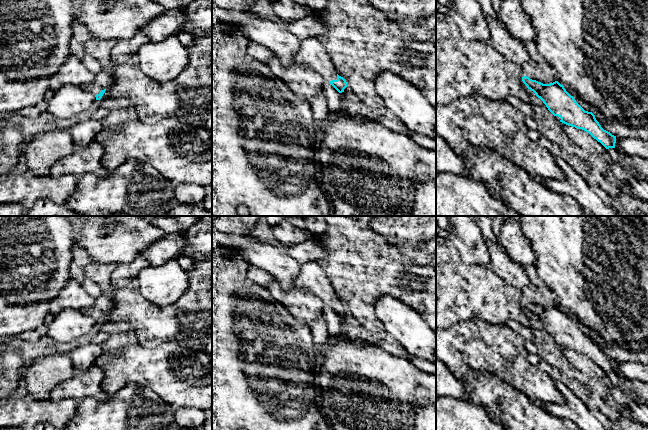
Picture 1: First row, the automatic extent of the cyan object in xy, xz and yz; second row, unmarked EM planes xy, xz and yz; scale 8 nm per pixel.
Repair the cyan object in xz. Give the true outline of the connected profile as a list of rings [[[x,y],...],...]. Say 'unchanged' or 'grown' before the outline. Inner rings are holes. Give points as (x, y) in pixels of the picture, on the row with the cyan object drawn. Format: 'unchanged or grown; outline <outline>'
grown; outline [[[308,38],[300,42],[295,62],[304,64],[328,81],[339,93],[347,87],[346,80],[336,70],[319,38]]]

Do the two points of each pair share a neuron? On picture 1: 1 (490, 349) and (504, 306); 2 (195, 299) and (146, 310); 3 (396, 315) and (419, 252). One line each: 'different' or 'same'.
1: different
2: same
3: different

